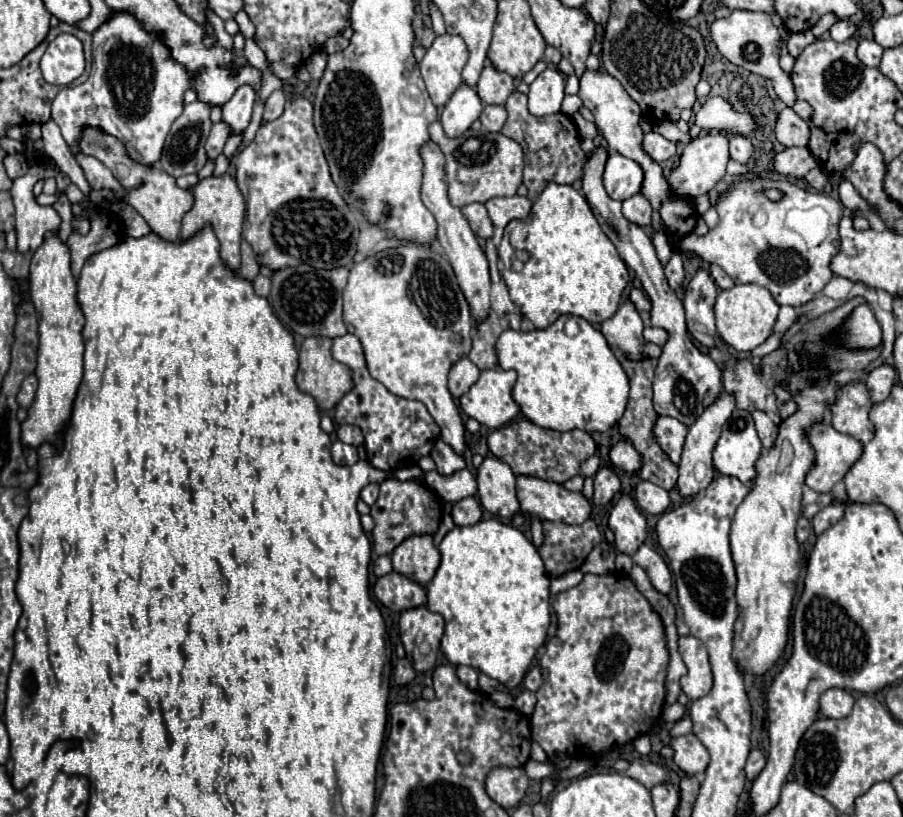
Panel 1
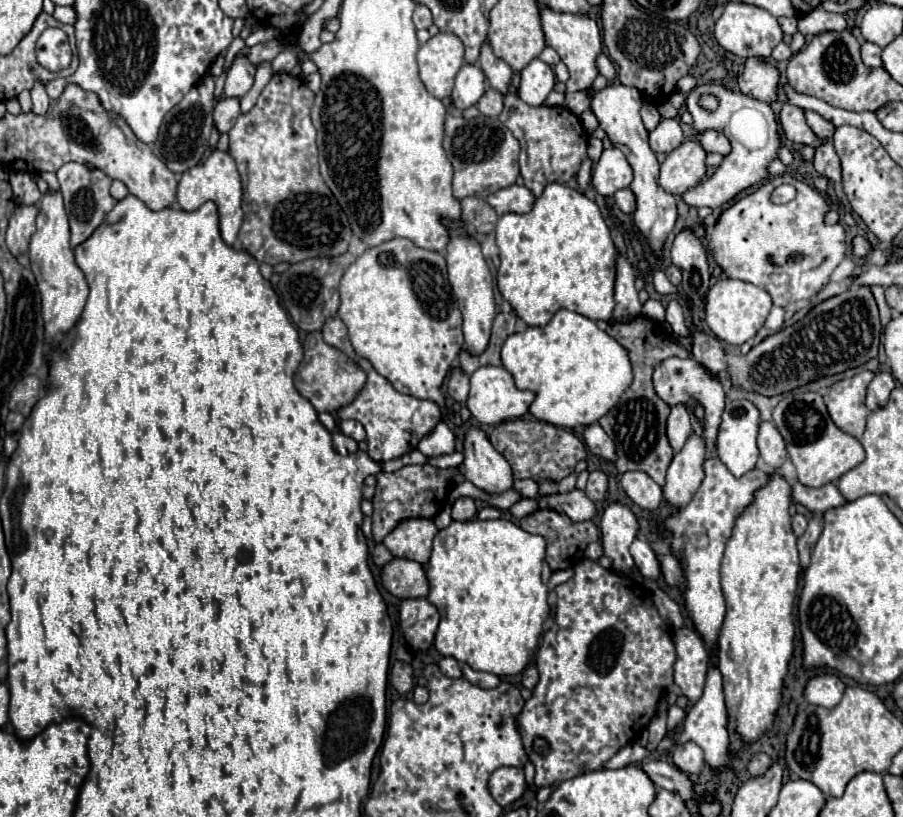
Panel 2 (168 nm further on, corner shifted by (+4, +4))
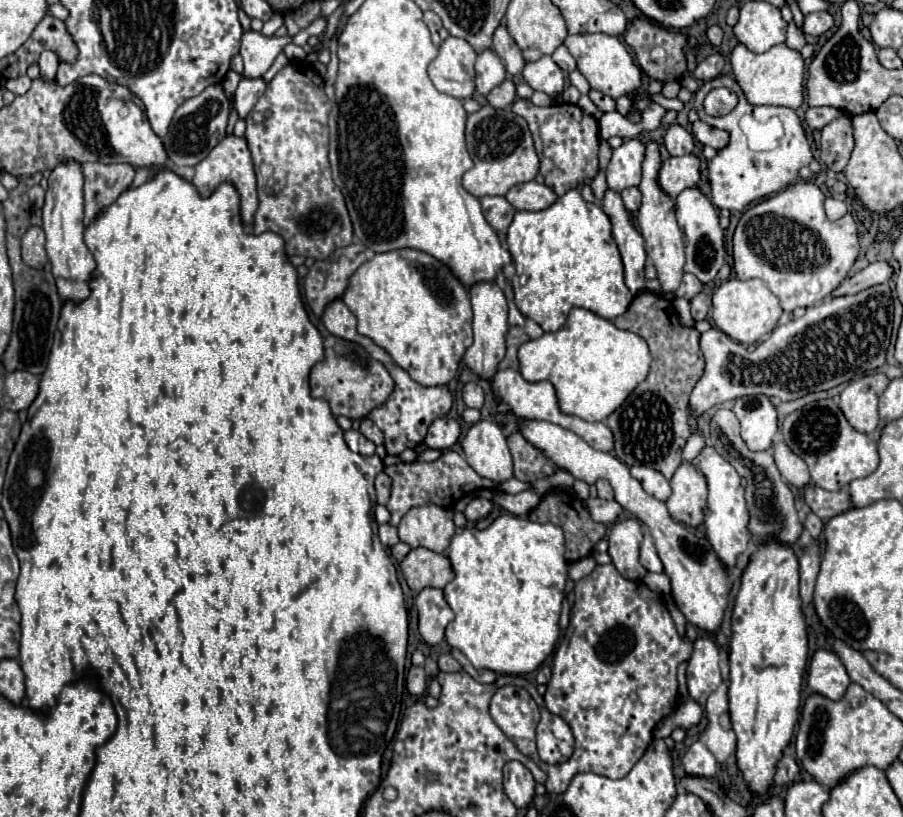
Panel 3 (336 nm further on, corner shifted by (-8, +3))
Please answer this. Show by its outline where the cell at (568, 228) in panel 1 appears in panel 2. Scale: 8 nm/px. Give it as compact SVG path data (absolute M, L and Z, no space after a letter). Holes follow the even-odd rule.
M550 183L536 199L530 213L506 213L498 219L496 245L500 249L500 275L496 275L498 289L502 297L512 305L516 315L530 327L544 327L558 309L580 313L592 321L608 321L612 317L616 247L598 205L584 193L564 183Z

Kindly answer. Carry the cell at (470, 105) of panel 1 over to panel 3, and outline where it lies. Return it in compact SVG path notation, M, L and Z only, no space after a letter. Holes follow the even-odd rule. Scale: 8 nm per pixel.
M492 48L484 50L478 56L478 60L476 60L476 92L478 94L488 94L506 76L508 76L506 68L504 68L500 56L496 56L496 52L492 52Z

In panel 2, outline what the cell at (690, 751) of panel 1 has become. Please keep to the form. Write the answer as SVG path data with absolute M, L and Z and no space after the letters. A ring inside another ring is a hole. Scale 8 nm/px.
M688 741L688 743L676 745L672 759L680 771L684 771L688 775L696 775L696 773L700 773L702 765L704 765L704 751L696 743Z

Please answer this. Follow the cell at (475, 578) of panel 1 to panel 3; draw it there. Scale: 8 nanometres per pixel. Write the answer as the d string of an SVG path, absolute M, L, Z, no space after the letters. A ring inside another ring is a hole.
M502 514L488 528L462 528L448 546L448 558L456 578L446 584L444 598L456 618L446 626L446 642L458 648L476 670L492 670L496 674L528 674L534 672L552 652L560 636L558 618L560 602L566 588L564 534L556 524L538 524L524 516Z

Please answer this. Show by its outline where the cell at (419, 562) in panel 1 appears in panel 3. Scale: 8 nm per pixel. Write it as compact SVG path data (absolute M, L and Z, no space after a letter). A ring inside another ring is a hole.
M436 504L410 508L398 526L398 536L412 548L426 546L434 552L446 552L452 536L456 534L452 514L452 510Z

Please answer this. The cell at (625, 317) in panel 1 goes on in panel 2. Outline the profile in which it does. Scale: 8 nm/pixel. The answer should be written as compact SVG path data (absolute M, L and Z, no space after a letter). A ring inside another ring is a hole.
M618 255L618 273L614 289L616 307L612 313L612 321L632 319L632 315L642 315L642 305L638 301L638 291L634 289L634 281L636 281L634 267L622 255Z

